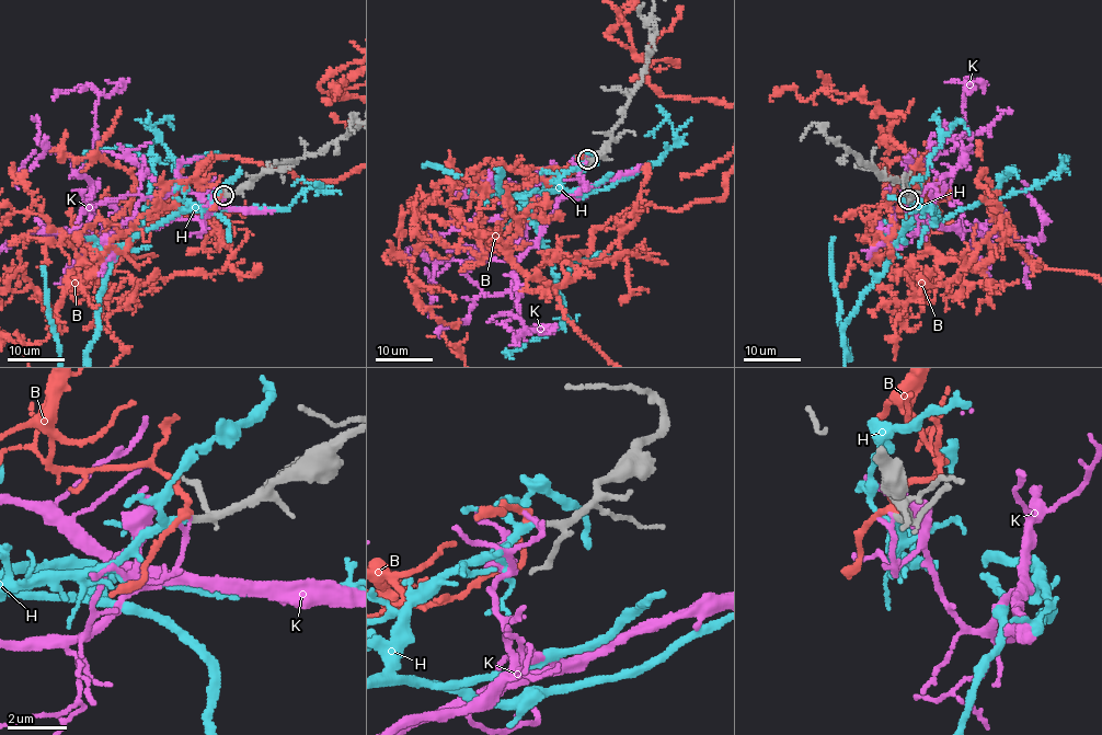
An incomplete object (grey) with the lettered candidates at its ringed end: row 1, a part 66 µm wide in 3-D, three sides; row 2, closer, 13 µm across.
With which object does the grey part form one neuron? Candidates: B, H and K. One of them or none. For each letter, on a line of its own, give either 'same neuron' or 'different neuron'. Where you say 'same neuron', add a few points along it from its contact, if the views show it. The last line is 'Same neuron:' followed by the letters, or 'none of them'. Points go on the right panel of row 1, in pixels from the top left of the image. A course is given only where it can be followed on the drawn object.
B: different neuron
H: same neuron
K: different neuron
Same neuron: H

